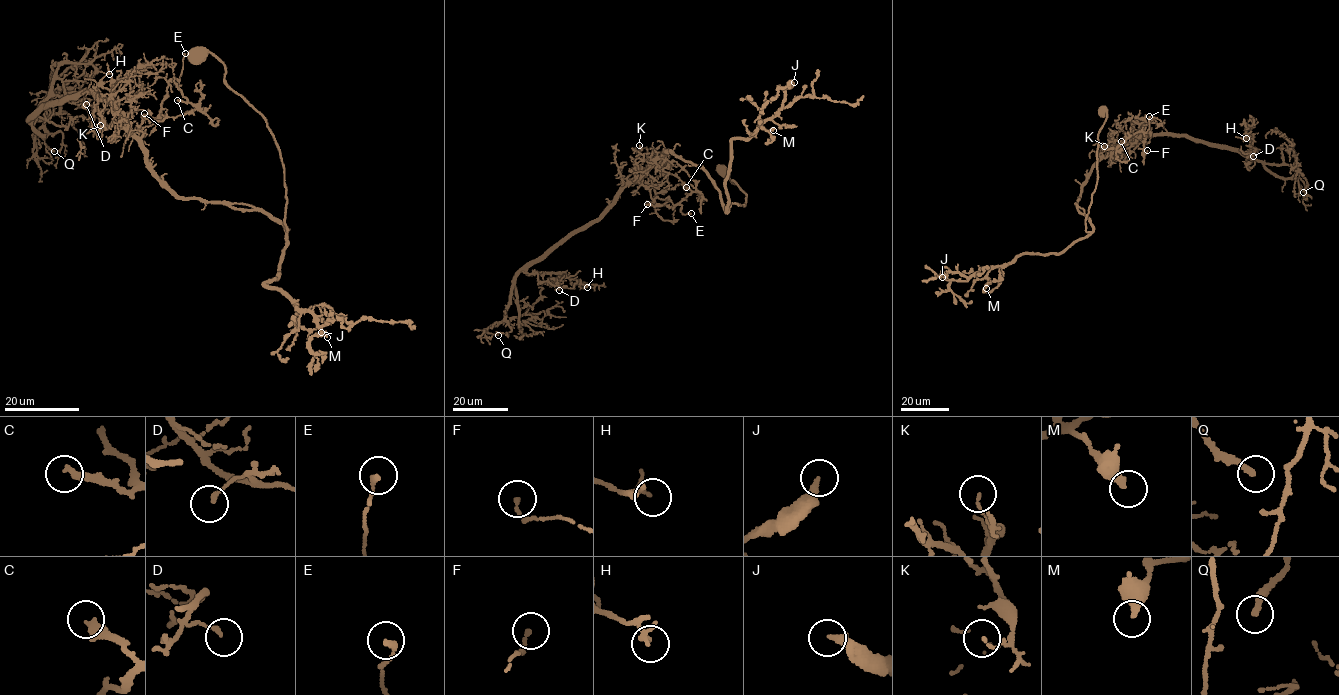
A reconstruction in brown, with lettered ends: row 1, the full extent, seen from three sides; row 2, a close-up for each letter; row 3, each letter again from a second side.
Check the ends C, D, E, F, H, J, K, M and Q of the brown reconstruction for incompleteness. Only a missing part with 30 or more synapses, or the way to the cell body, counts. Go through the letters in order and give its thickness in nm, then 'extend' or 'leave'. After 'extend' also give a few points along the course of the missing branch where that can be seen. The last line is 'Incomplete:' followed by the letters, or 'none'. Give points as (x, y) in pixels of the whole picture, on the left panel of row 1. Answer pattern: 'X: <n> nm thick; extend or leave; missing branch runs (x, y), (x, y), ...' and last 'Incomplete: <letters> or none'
C: 240 nm thick; leave
D: 140 nm thick; leave
E: 200 nm thick; leave
F: 140 nm thick; leave
H: 130 nm thick; leave
J: 320 nm thick; leave
K: 100 nm thick; leave
M: 360 nm thick; leave
Q: 240 nm thick; extend; missing branch runs (54, 151), (83, 165)
Incomplete: Q

